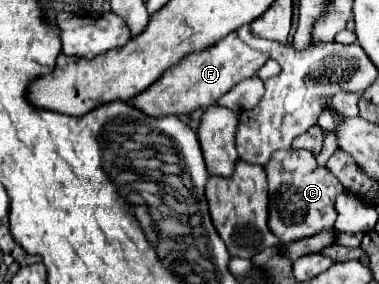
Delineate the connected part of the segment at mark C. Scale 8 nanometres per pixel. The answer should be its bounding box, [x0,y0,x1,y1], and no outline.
[265,150,343,244]

